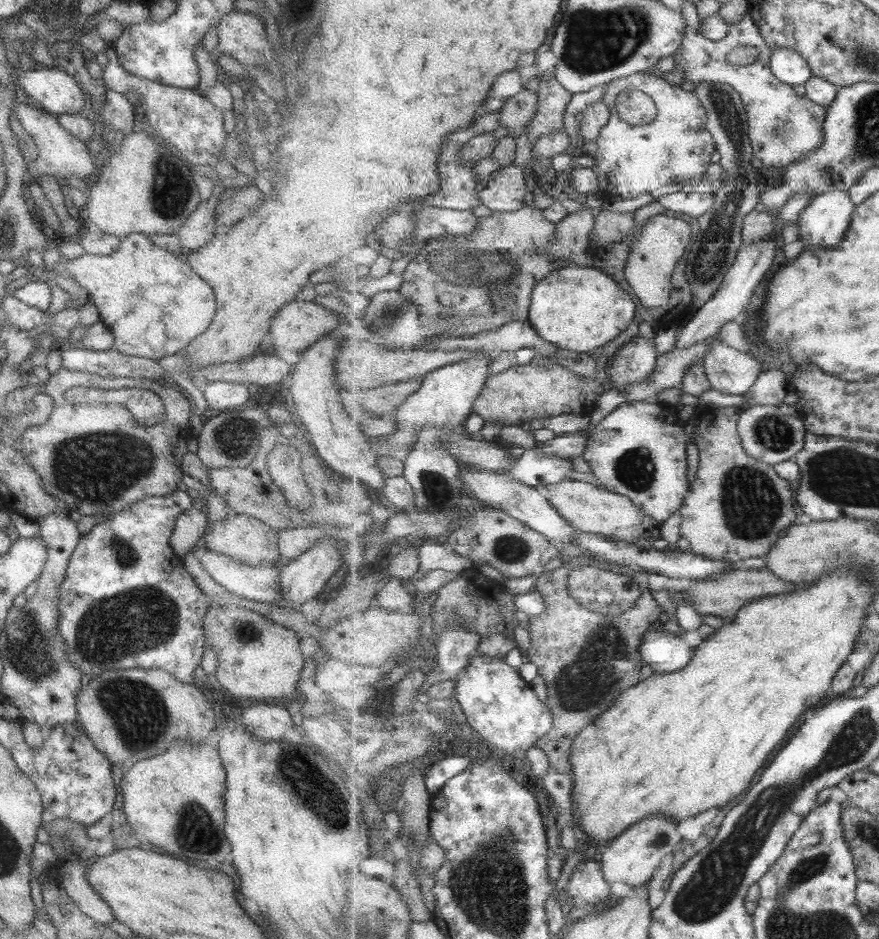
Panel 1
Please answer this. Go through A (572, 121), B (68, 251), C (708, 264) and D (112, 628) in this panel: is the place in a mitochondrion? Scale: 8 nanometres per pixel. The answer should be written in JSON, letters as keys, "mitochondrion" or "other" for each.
{"A":"other","B":"other","C":"mitochondrion","D":"mitochondrion"}

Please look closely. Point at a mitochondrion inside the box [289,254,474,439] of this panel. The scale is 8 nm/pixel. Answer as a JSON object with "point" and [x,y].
{"point":[387,318]}

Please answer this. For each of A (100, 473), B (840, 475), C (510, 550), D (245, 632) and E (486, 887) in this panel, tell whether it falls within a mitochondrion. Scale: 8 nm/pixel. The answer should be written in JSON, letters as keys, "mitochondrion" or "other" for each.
{"A":"mitochondrion","B":"mitochondrion","C":"mitochondrion","D":"mitochondrion","E":"mitochondrion"}

